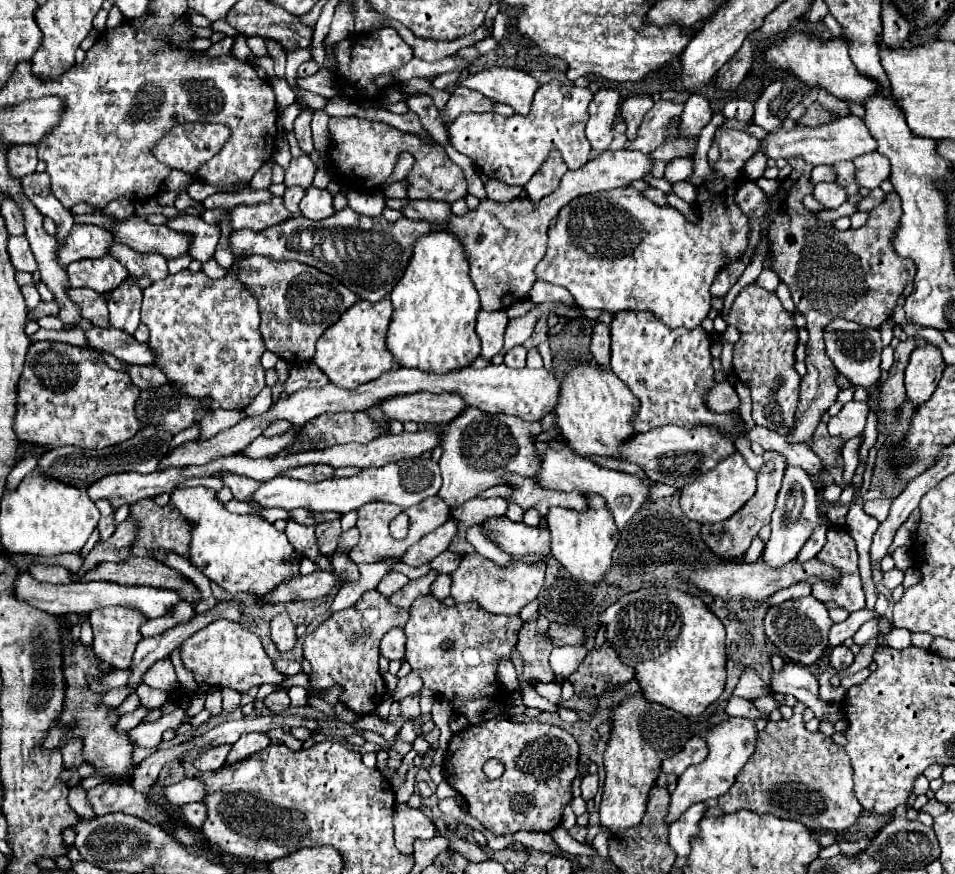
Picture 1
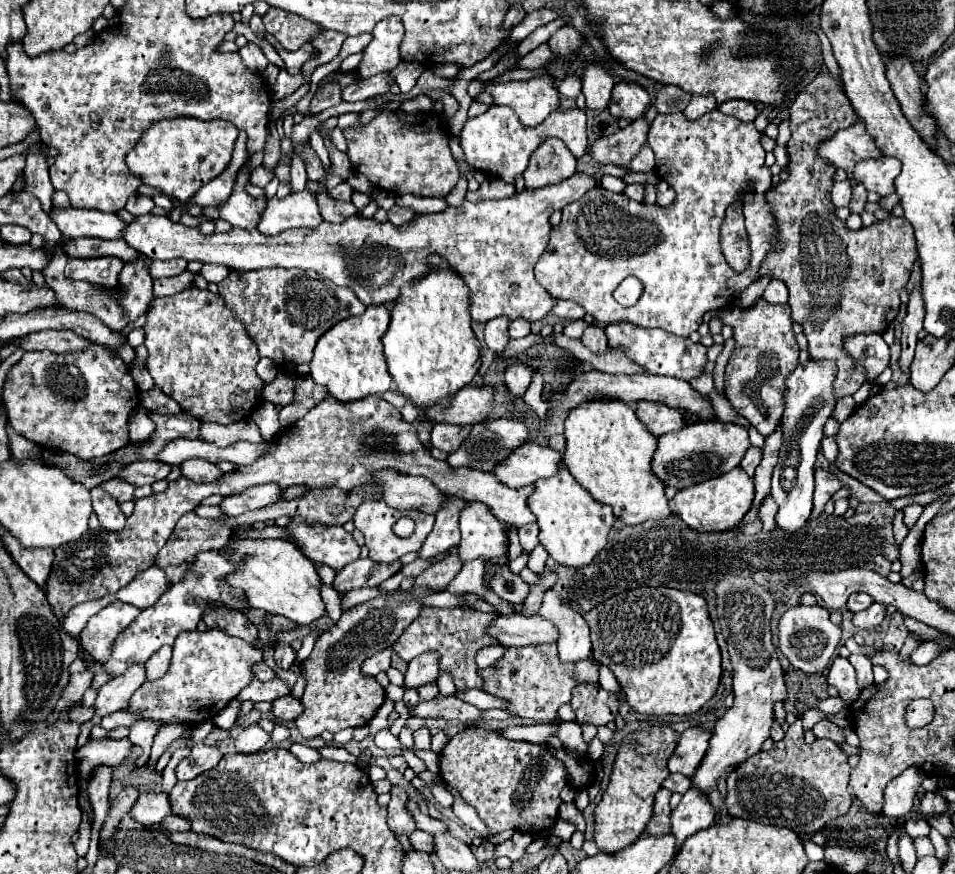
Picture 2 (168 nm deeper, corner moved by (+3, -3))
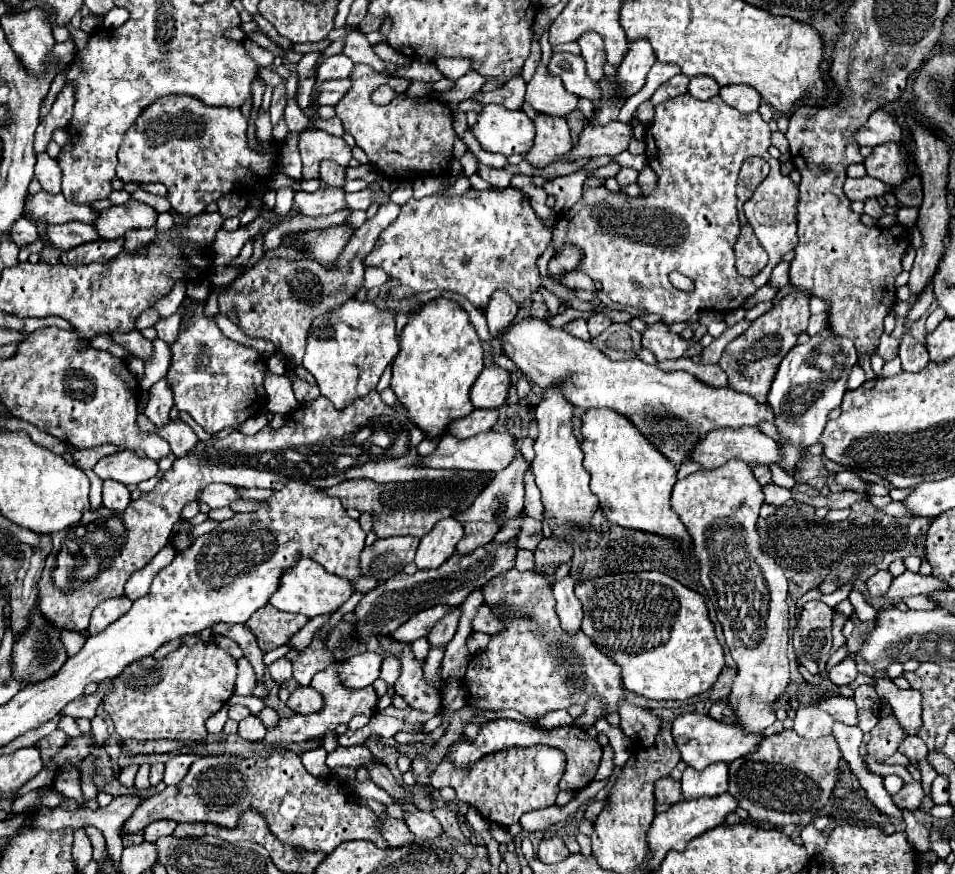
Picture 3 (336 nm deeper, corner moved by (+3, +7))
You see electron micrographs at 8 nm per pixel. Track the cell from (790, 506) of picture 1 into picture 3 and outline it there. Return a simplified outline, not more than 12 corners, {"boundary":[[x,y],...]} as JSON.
{"boundary":[[822,329],[780,363],[768,405],[796,477],[858,355]]}

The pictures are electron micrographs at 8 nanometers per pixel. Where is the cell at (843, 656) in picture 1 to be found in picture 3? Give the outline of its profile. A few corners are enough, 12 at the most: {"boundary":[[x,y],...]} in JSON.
{"boundary":[[852,657],[834,665],[828,679],[834,685],[850,685],[858,675]]}

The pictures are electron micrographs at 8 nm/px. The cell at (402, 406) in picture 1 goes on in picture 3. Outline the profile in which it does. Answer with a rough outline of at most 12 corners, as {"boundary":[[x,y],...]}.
{"boundary":[[486,367],[470,389],[474,409],[506,401],[510,373]]}

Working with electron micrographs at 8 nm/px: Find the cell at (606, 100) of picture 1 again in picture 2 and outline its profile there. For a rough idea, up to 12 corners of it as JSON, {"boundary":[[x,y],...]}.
{"boundary":[[590,63],[582,79],[588,109],[606,109],[614,79]]}

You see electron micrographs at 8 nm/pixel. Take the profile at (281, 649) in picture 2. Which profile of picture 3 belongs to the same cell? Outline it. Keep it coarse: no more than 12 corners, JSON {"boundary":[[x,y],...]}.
{"boundary":[[280,657],[270,665],[276,683],[292,677],[292,661]]}

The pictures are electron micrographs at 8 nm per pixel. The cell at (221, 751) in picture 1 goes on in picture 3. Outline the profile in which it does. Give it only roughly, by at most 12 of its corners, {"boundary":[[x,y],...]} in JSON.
{"boundary":[[178,753],[166,763],[164,783],[176,785],[200,755]]}

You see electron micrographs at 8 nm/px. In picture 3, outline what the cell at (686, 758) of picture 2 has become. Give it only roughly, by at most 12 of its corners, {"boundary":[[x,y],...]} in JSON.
{"boundary":[[684,713],[672,723],[682,761],[698,771],[760,743],[736,725]]}

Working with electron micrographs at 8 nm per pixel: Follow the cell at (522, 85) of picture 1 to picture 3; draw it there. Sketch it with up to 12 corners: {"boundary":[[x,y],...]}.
{"boundary":[[541,36],[540,63],[526,83],[524,103],[538,113],[564,117],[578,97],[548,73],[552,45]]}

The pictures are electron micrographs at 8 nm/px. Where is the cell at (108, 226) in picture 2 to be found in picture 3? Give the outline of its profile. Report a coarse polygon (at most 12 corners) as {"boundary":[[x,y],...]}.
{"boundary":[[36,193],[26,199],[46,223],[80,221],[100,217],[90,205],[68,201],[62,193]]}

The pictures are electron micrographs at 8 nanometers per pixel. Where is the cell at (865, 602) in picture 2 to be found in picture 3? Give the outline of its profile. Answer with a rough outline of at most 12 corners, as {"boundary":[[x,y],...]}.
{"boundary":[[878,571],[866,581],[868,595],[880,597],[892,583],[890,571]]}

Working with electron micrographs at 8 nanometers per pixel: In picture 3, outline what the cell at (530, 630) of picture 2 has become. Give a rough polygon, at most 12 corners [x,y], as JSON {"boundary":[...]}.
{"boundary":[[482,605],[472,629],[494,635],[504,629],[488,605]]}

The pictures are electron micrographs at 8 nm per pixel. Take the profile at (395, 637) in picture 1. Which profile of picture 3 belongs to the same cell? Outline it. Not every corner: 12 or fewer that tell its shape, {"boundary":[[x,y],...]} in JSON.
{"boundary":[[364,651],[340,665],[350,689],[362,689],[380,675],[384,657]]}

